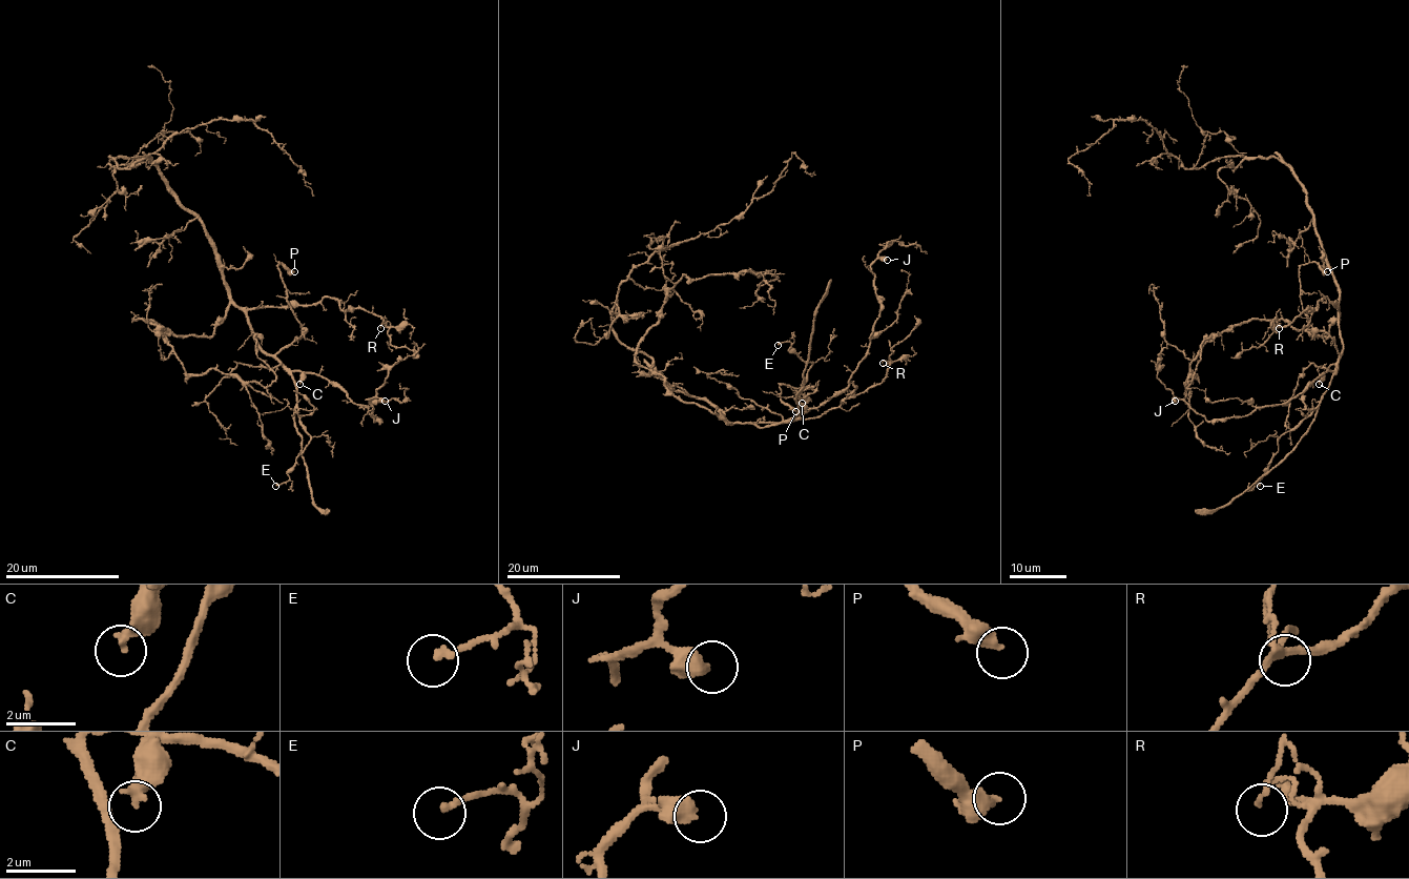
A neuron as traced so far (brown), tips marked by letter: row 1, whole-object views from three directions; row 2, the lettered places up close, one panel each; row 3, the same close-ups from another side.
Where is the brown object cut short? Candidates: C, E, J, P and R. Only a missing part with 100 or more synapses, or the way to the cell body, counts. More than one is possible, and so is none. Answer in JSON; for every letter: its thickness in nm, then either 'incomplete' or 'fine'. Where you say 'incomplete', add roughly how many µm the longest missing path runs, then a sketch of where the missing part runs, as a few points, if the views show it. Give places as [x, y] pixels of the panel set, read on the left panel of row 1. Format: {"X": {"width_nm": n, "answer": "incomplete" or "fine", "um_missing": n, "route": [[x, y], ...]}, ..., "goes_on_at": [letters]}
{"C": {"width_nm": 380, "answer": "fine"}, "E": {"width_nm": 180, "answer": "fine"}, "J": {"width_nm": 360, "answer": "fine"}, "P": {"width_nm": 280, "answer": "fine"}, "R": {"width_nm": 130, "answer": "fine"}, "goes_on_at": []}

